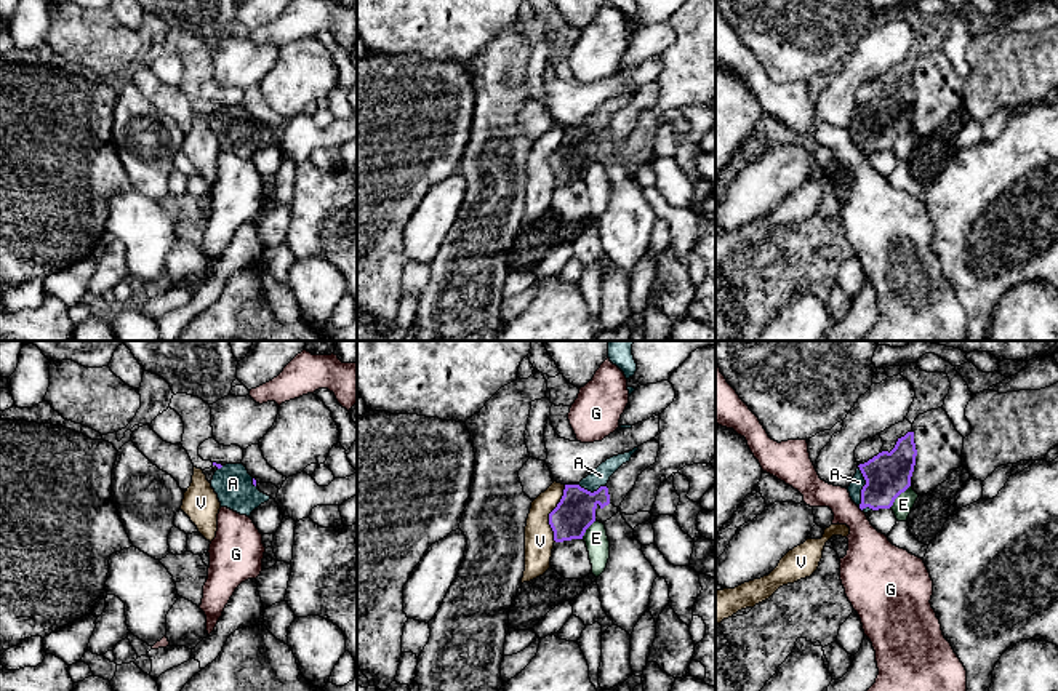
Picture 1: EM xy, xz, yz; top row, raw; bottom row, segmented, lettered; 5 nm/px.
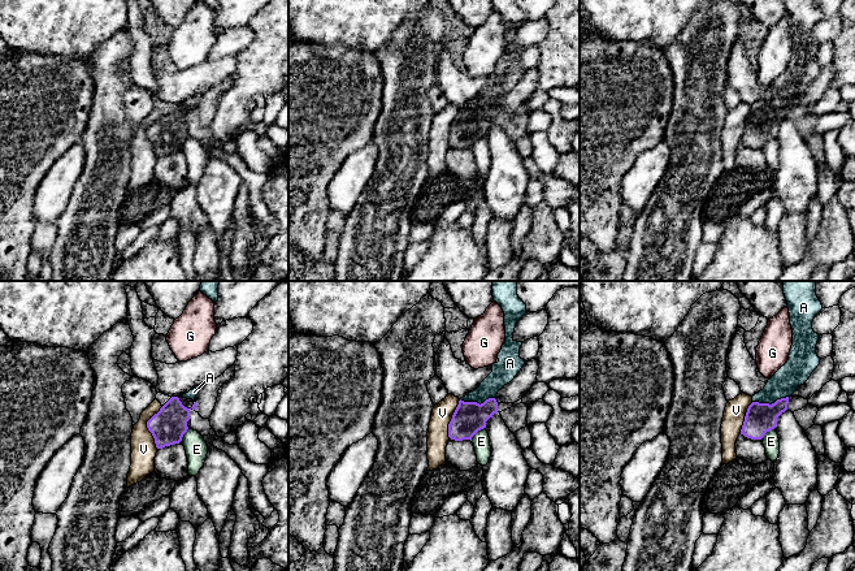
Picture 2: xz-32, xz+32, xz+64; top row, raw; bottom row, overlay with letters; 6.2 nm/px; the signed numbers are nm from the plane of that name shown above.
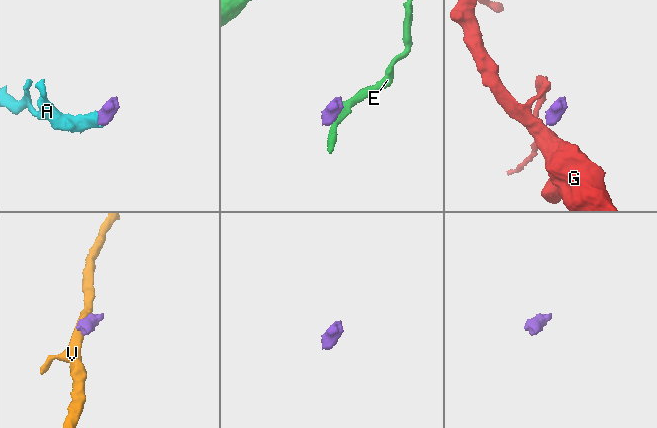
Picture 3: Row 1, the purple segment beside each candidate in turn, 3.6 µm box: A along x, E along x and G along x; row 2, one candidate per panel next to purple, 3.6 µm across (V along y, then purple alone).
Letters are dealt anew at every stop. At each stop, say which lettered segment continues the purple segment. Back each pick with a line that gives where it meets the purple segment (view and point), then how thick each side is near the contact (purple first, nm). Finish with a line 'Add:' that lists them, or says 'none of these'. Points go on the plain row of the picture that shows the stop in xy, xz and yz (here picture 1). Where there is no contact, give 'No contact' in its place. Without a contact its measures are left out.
A: Touches purple at yz (863, 128). Thickness 220 nm (purple) against 70 nm
Add: A

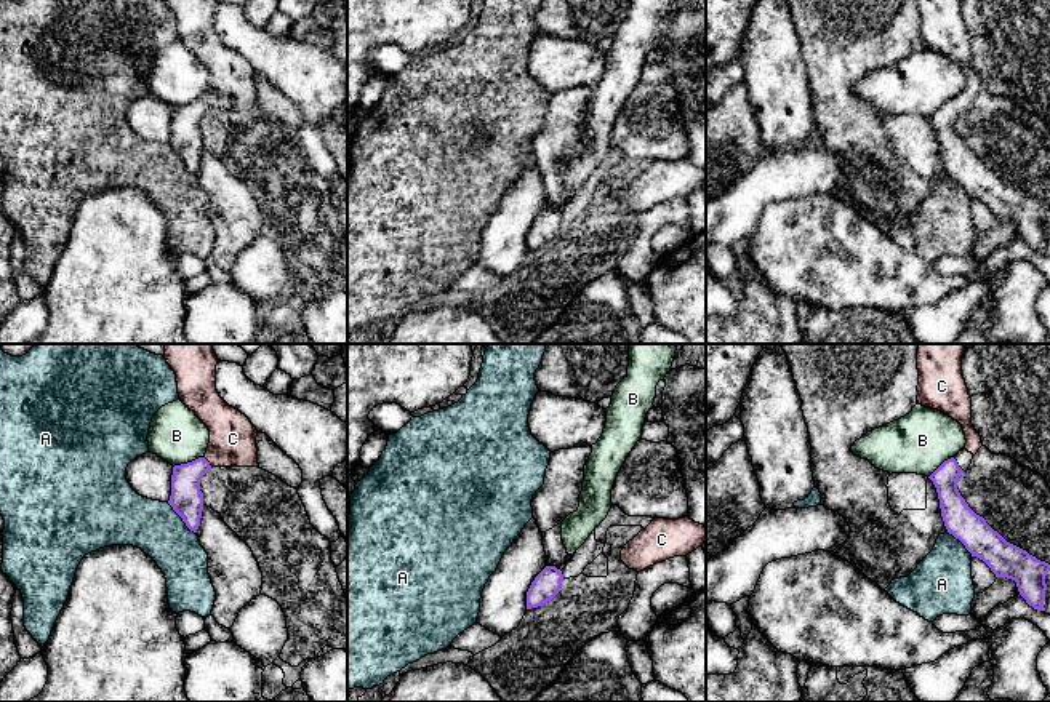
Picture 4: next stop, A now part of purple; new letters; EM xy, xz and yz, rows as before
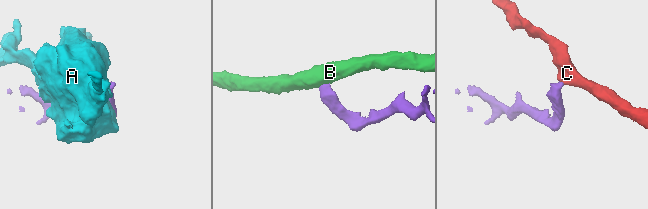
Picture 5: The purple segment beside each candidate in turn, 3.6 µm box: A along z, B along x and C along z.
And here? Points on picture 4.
C: Touches purple at xy (207, 103). Thickness 160 nm (purple) against 240 nm
Add: C

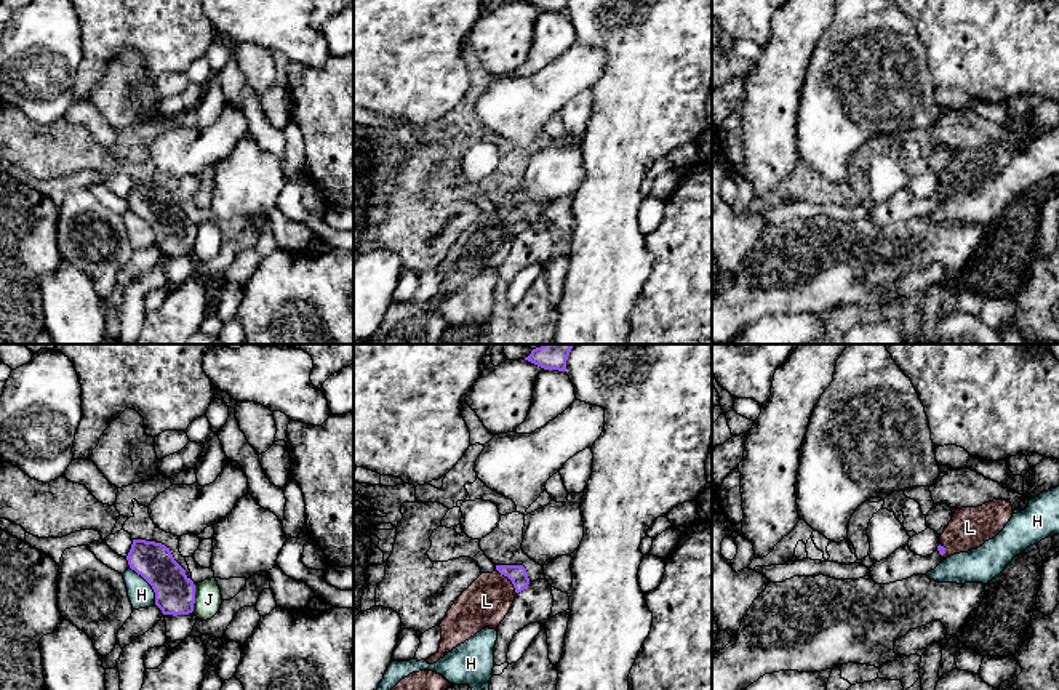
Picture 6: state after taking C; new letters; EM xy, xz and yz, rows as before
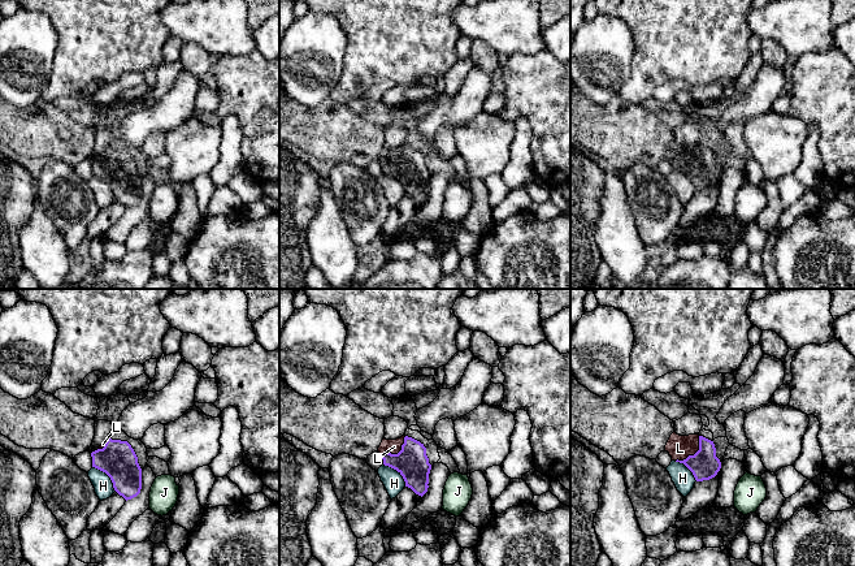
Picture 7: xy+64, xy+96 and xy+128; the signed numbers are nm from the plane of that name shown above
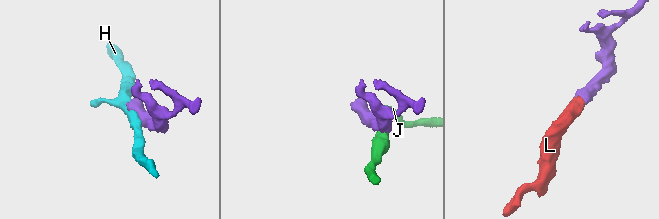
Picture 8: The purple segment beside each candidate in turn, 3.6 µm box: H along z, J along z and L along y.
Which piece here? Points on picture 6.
L: Touches purple at xz (509, 220). Thickness 100 nm (purple) against 240 nm
Add: L

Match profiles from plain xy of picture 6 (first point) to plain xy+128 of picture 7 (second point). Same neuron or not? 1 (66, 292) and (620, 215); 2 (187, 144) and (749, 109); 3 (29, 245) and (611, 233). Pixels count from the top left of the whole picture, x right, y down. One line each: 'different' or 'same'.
1: same
2: same
3: different

